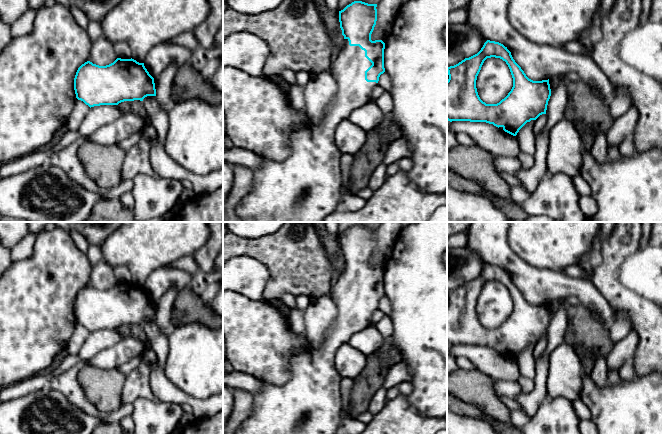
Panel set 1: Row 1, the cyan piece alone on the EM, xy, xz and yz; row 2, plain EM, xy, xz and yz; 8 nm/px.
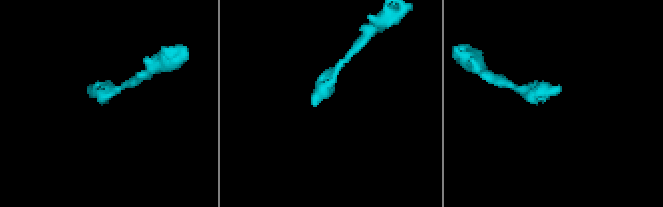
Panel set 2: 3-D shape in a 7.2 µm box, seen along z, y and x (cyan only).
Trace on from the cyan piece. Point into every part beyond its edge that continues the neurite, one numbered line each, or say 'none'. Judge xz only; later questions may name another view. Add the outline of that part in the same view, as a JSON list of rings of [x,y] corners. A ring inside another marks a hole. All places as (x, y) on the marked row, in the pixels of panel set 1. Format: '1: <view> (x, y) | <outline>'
1: xz (307, 186) | [[[345,39],[344,48],[334,56],[330,68],[337,85],[333,103],[319,123],[309,123],[292,135],[291,152],[286,159],[274,161],[263,158],[261,166],[252,169],[252,191],[235,209],[243,222],[321,222],[340,208],[343,193],[342,153],[335,144],[335,130],[353,110],[374,100],[372,92],[378,83],[365,80],[365,71],[371,65],[365,51],[359,46],[350,46],[348,39]]]

